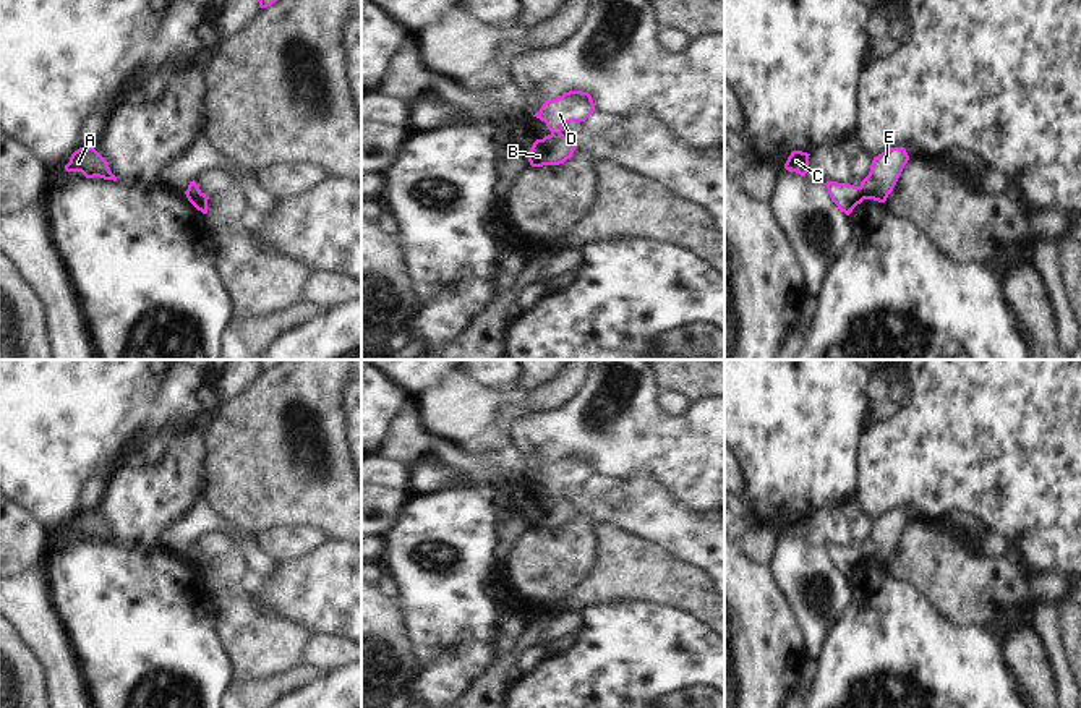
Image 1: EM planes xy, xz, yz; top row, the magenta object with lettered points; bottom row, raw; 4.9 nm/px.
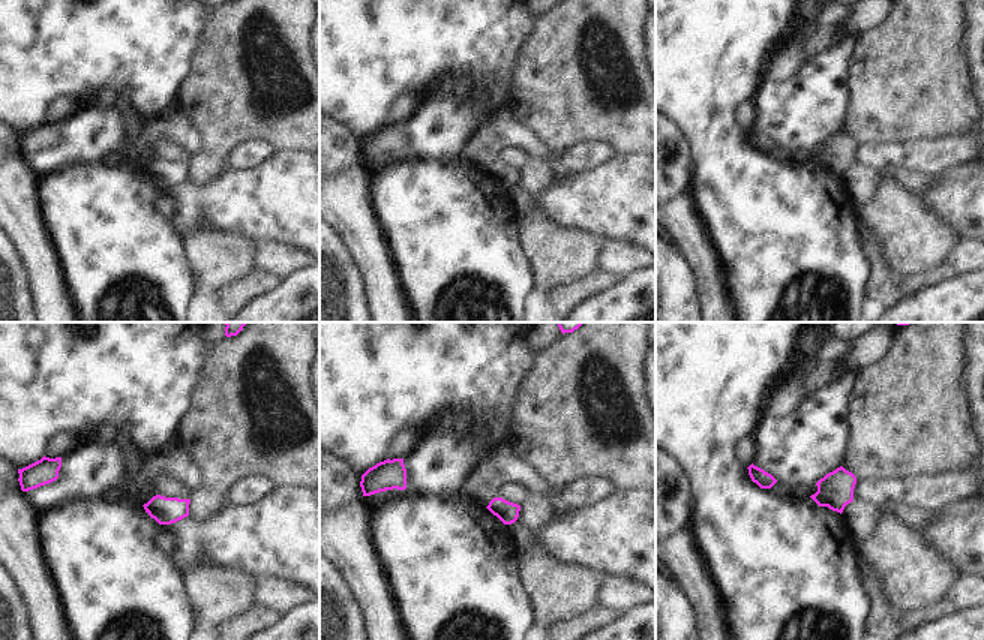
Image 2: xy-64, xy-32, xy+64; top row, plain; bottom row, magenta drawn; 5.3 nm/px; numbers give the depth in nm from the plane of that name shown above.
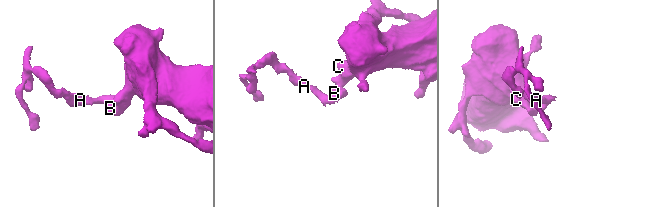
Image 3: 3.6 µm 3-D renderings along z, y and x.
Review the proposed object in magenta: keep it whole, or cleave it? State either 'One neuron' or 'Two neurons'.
Two neurons.

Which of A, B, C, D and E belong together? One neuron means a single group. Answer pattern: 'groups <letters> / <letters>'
groups A B E / C D

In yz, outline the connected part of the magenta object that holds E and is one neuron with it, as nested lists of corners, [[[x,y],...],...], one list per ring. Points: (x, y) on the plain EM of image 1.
[[[890,510],[874,520],[869,538],[861,544],[864,562],[885,565],[908,523],[904,510]]]

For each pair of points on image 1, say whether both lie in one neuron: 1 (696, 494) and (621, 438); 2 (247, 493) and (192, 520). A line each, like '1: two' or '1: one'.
1: one
2: two

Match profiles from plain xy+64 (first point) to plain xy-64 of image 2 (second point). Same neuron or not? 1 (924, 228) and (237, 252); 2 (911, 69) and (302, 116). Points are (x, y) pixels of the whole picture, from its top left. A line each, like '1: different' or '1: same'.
1: same
2: same

